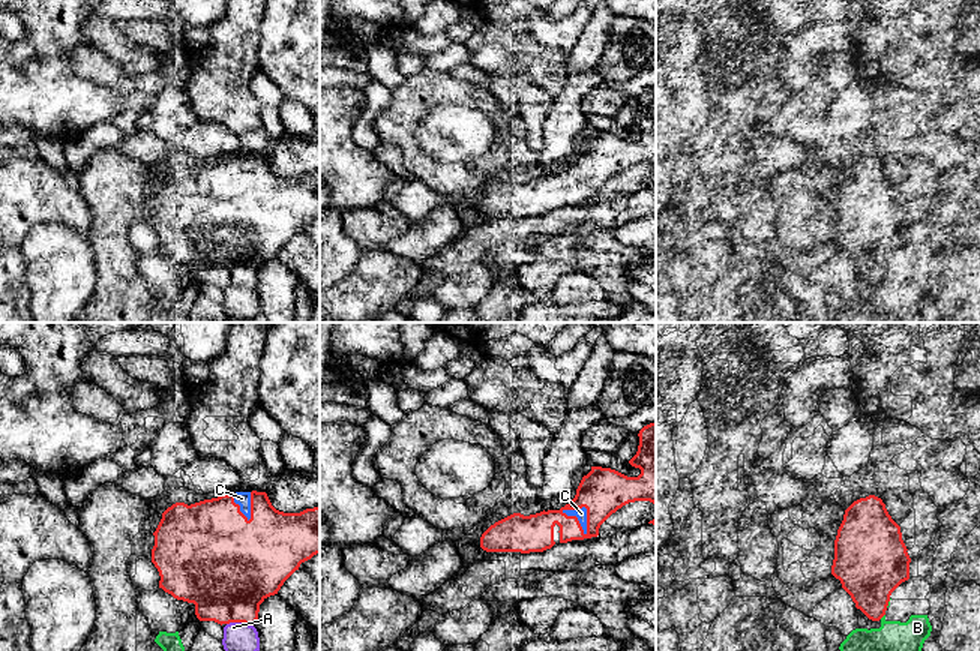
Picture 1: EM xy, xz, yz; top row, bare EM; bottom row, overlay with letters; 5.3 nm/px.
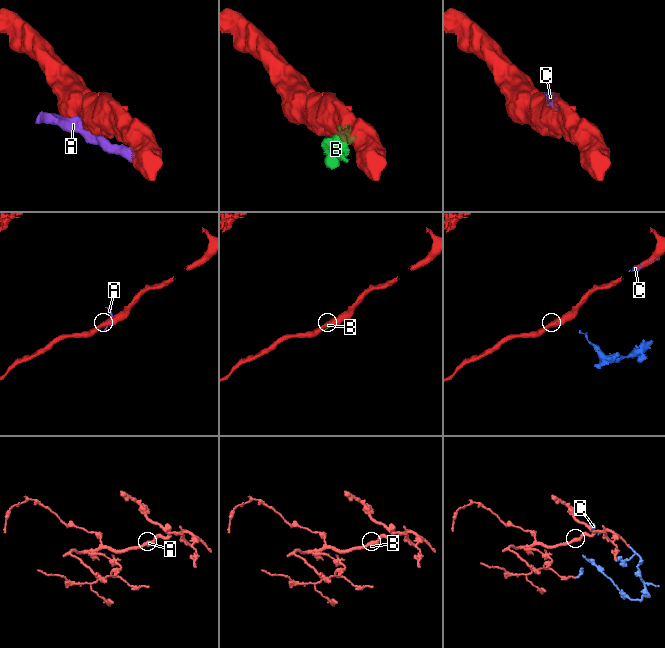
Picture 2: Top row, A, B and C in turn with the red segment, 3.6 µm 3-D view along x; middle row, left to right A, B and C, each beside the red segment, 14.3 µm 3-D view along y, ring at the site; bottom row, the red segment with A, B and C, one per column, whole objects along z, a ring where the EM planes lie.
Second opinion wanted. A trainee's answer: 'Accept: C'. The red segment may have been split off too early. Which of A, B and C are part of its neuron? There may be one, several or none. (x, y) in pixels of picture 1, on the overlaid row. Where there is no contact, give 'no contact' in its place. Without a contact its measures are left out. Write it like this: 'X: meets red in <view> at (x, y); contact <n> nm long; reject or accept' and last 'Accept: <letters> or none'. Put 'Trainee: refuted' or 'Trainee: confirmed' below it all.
A: meets red in xy at (240, 621); contact 140 nm long; reject
B: meets red in yz at (881, 617); contact 40 nm long; reject
C: meets red in xz at (577, 519); contact 190 nm long; accept
Accept: C
Trainee: confirmed

